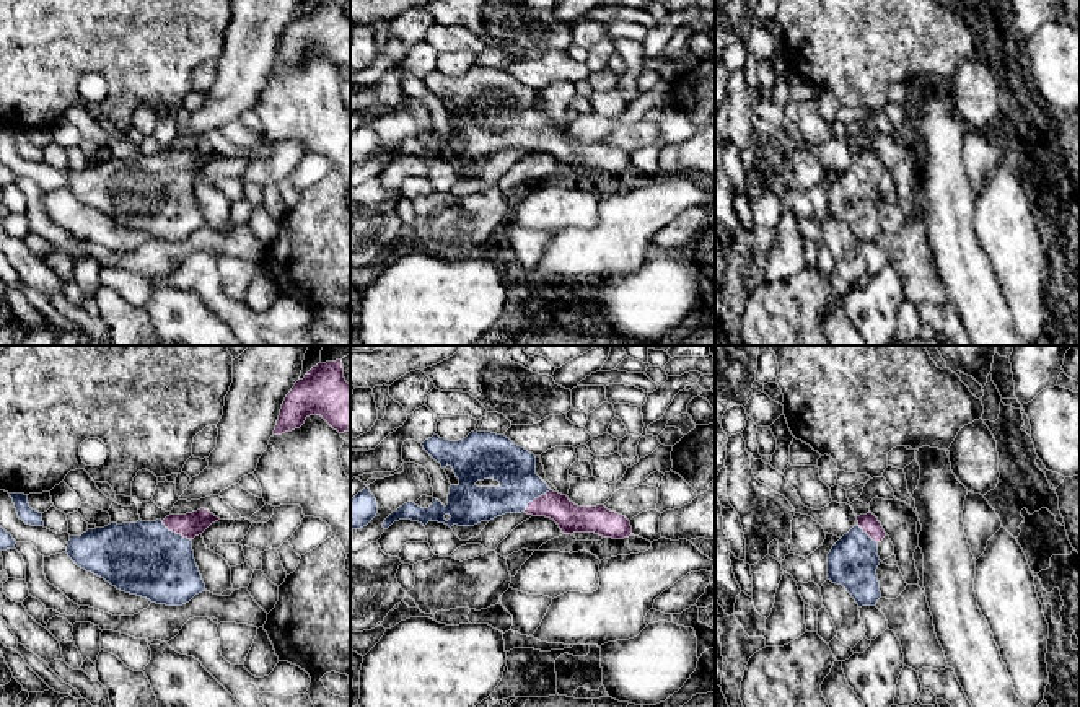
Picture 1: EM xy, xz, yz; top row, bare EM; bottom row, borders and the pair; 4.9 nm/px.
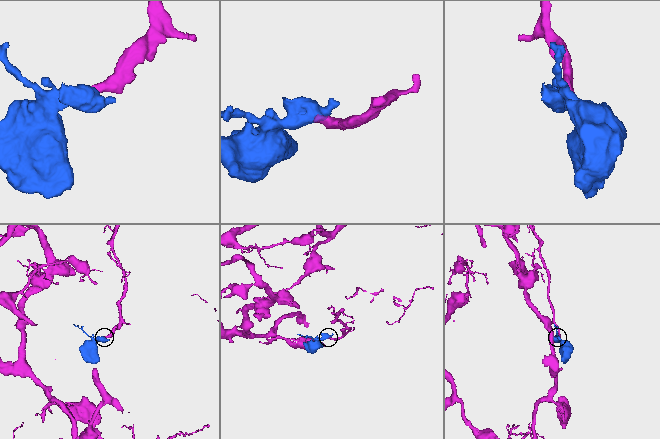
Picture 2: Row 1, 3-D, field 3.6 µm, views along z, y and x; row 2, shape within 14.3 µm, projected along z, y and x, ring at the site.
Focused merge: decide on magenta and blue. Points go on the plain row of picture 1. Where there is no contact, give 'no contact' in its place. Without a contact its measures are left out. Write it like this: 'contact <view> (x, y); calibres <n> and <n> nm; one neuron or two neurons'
contact xy (176, 168); calibres 120 and 360 nm; one neuron

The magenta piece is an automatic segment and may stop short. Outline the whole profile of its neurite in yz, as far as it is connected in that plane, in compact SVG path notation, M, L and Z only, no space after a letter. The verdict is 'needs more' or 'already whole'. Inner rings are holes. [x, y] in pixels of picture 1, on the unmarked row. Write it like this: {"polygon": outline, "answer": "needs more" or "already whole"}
{"polygon": "M870 147L857 152L858 160L844 169L828 189L828 215L842 220L858 243L876 241L881 233L876 204L878 179L886 171L878 153Z", "answer": "needs more"}

